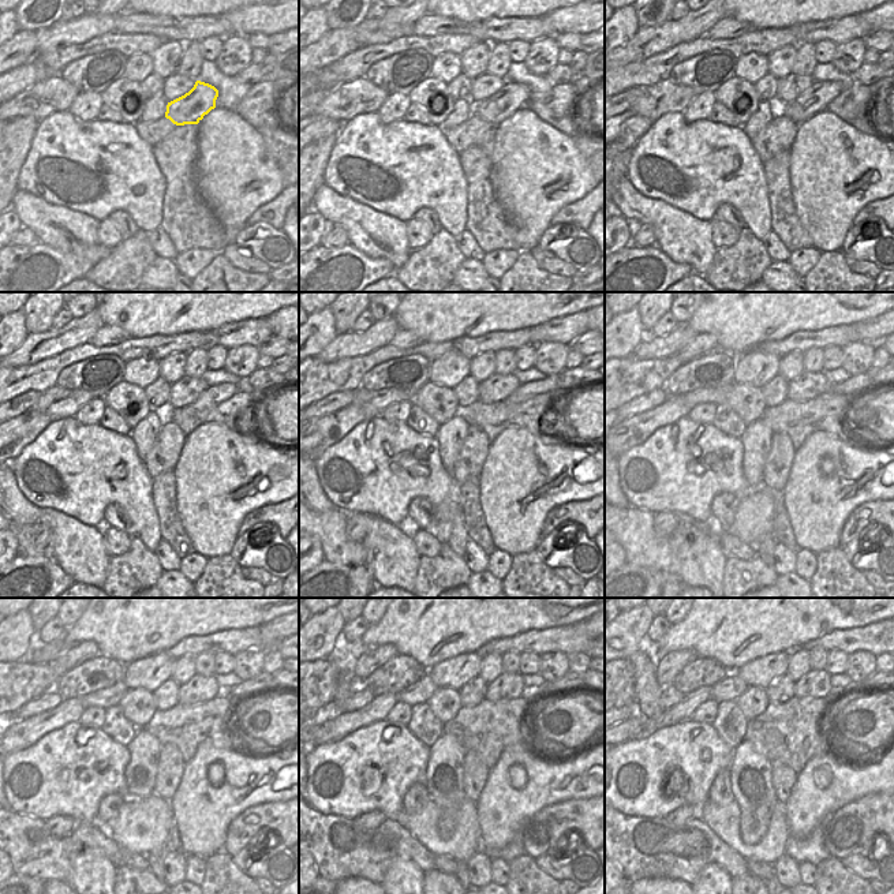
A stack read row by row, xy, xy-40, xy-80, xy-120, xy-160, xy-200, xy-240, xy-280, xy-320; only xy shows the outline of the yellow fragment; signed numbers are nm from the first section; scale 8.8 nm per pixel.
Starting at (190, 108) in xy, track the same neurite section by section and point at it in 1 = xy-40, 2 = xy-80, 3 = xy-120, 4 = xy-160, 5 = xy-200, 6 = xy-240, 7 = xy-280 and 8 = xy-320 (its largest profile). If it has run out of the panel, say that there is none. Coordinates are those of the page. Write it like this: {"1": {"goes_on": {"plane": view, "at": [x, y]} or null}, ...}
{"1": {"goes_on": {"plane": "xy-40", "at": [494, 109]}}, "2": {"goes_on": {"plane": "xy-80", "at": [815, 98]}}, "3": {"goes_on": {"plane": "xy-120", "at": [212, 396]}}, "4": {"goes_on": {"plane": "xy-160", "at": [524, 392]}}, "5": {"goes_on": {"plane": "xy-200", "at": [856, 384]}}, "6": {"goes_on": {"plane": "xy-240", "at": [254, 685]}}, "7": {"goes_on": {"plane": "xy-280", "at": [572, 680]}}, "8": {"goes_on": {"plane": "xy-320", "at": [879, 680]}}}

